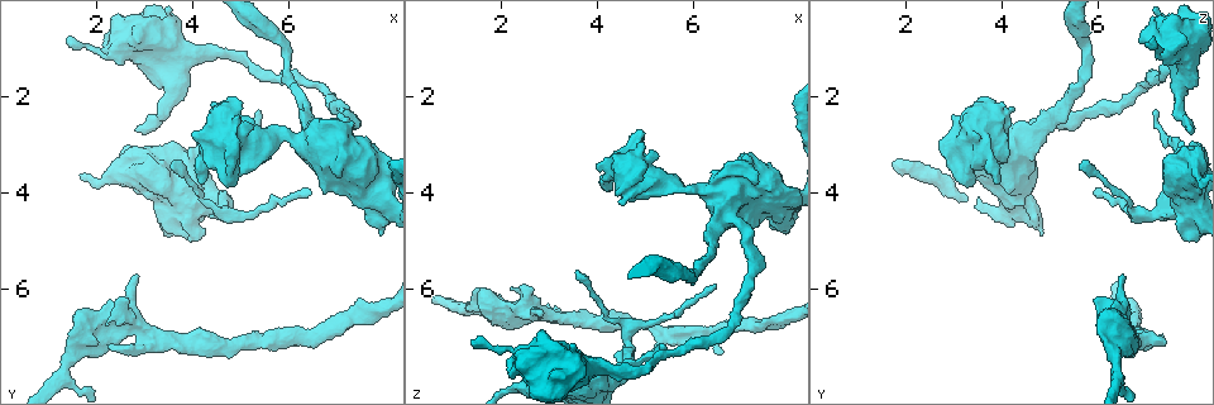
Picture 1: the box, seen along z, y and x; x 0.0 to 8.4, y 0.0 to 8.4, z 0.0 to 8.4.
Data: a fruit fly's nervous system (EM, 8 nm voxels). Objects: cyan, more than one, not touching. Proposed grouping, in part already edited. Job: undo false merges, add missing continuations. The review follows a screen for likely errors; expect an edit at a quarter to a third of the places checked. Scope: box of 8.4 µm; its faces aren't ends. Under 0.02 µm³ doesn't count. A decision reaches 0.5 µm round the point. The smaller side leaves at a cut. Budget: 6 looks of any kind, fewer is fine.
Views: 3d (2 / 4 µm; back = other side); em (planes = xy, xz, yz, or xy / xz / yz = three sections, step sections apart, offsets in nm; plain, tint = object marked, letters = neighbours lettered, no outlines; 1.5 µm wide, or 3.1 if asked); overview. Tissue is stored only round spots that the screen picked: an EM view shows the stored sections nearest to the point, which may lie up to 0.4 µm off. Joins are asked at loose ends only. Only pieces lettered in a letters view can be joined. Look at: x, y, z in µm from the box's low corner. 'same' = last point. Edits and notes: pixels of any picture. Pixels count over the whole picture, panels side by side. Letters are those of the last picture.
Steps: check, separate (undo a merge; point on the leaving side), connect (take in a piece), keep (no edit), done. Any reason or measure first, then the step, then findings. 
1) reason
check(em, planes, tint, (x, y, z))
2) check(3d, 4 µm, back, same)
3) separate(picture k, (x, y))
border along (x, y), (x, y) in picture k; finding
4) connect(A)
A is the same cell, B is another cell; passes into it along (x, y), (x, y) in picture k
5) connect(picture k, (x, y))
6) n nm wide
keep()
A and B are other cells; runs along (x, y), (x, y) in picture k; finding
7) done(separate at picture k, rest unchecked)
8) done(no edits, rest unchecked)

check(em, planes, letters, (6.60, 7.00, 7.30))

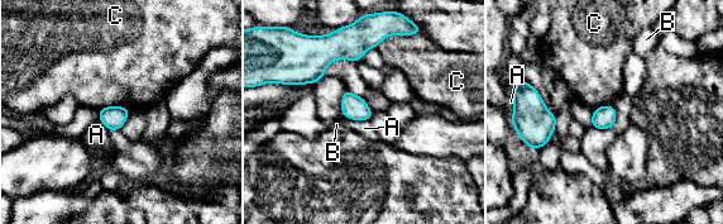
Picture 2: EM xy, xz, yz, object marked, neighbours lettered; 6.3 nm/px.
150 nm wide
keep()
A, B and C are other cells; border along (412, 34), (389, 34), (376, 47) in picture 2; none of them fits

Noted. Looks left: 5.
branch stops here
check(3d, 2 µm, (2.85, 5.75, 6.50))

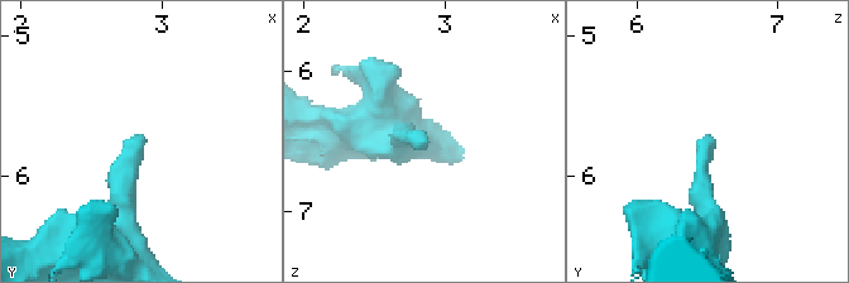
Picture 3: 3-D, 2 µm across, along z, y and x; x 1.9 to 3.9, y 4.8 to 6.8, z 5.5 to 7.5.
check(em, planes, letters, (2.84, 5.80, 6.56))

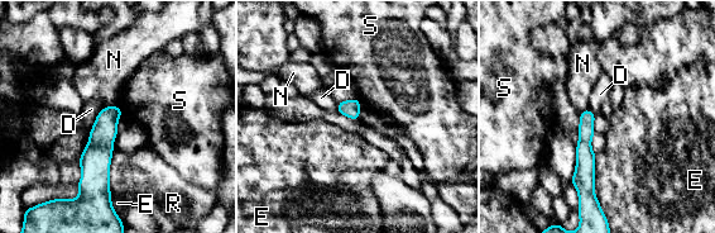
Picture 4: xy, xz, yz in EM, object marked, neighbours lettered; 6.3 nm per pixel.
E touches over 360 nm
keep()
D, E, N, R and S are other cells; none of them fits

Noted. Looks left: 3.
branch stops here
check(3d, 4 µm, (5.40, 2.30, 7.25))

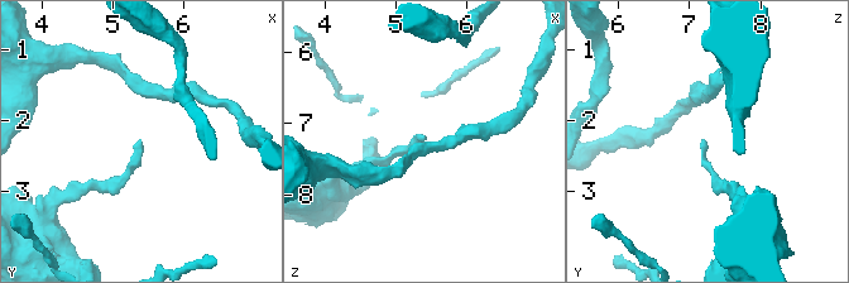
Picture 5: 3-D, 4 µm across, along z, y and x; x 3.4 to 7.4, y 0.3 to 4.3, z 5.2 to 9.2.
now the EM
check(em, yz, step 8, letters, (5.40, 2.30, 7.25))

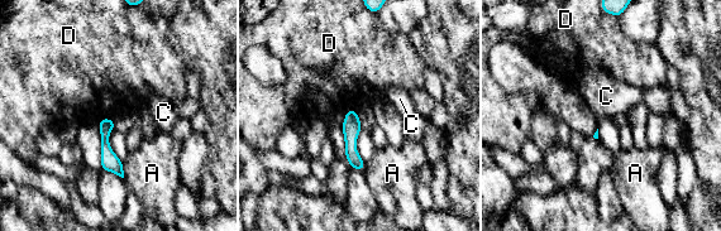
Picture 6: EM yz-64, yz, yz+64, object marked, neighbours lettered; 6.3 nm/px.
A touches over 110 nm
keep()
A, C and D are other cells; border along (351, 109), (357, 112) in picture 6; none of them fits

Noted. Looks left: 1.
done(no edits, rest unchecked)

